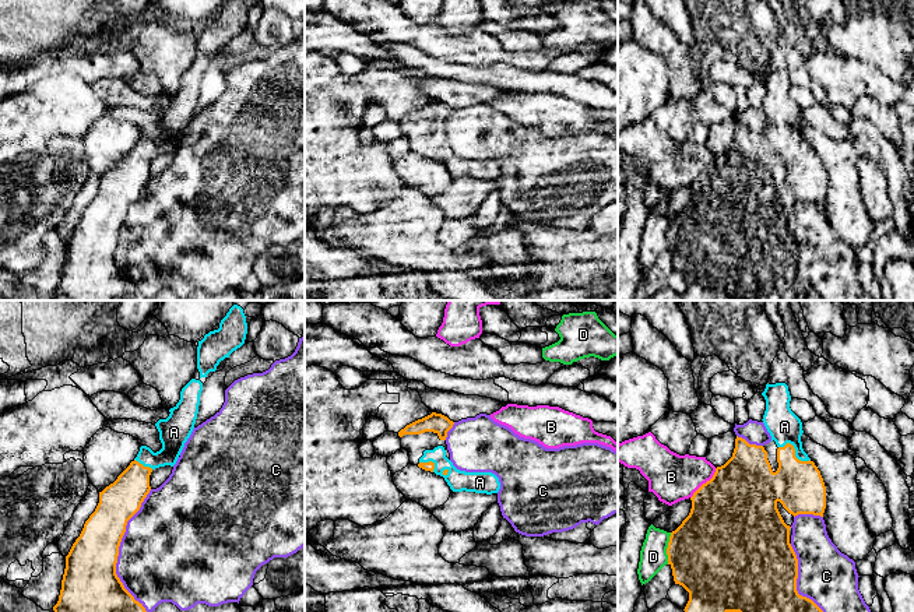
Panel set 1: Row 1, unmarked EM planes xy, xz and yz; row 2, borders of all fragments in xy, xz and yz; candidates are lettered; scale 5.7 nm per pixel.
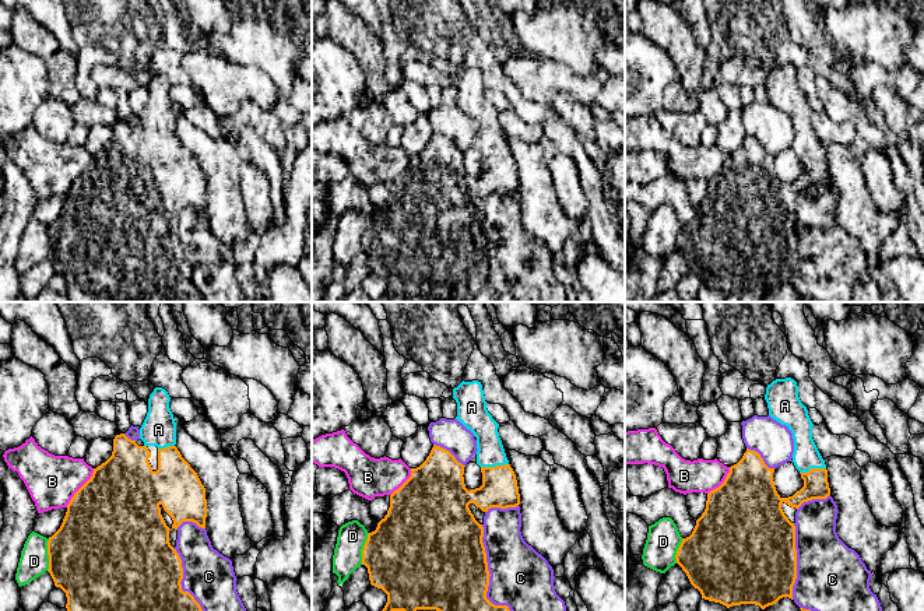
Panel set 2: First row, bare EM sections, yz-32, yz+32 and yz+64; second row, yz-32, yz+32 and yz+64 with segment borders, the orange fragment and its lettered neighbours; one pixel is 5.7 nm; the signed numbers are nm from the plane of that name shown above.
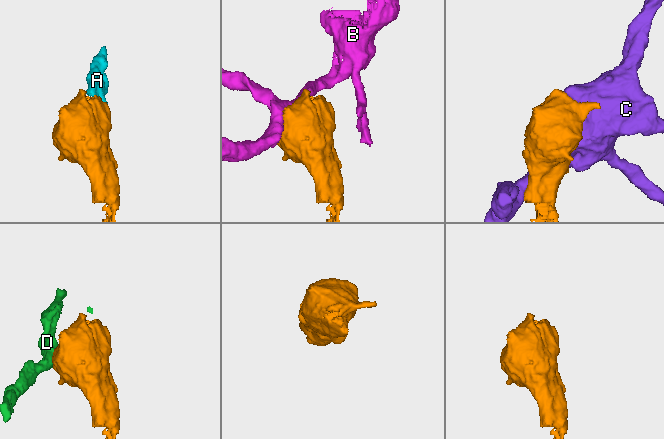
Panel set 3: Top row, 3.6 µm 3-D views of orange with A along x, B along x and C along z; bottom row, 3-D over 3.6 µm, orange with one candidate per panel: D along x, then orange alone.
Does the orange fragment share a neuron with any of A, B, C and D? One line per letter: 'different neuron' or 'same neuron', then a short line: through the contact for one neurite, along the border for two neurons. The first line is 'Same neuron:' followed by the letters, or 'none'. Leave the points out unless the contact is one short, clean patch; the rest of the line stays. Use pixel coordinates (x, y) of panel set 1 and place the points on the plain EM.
Same neuron: A
A: same neuron; line yz (798, 172), (794, 139), (784, 113)
B: different neuron
C: different neuron
D: different neuron; line yz (671, 220), (667, 250)

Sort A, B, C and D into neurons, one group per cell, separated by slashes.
A / B / C / D

